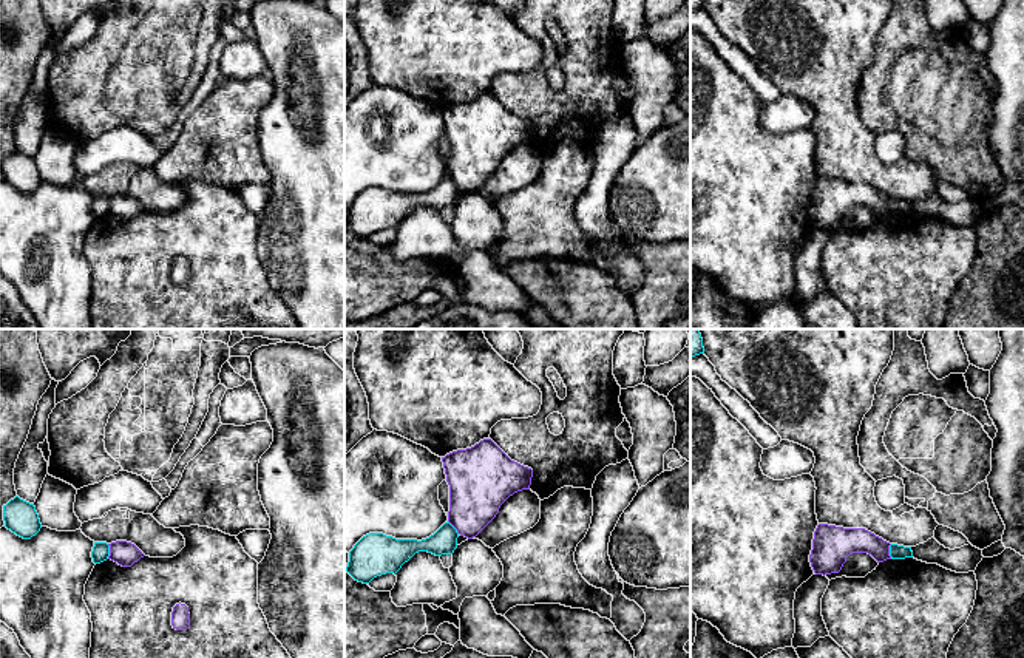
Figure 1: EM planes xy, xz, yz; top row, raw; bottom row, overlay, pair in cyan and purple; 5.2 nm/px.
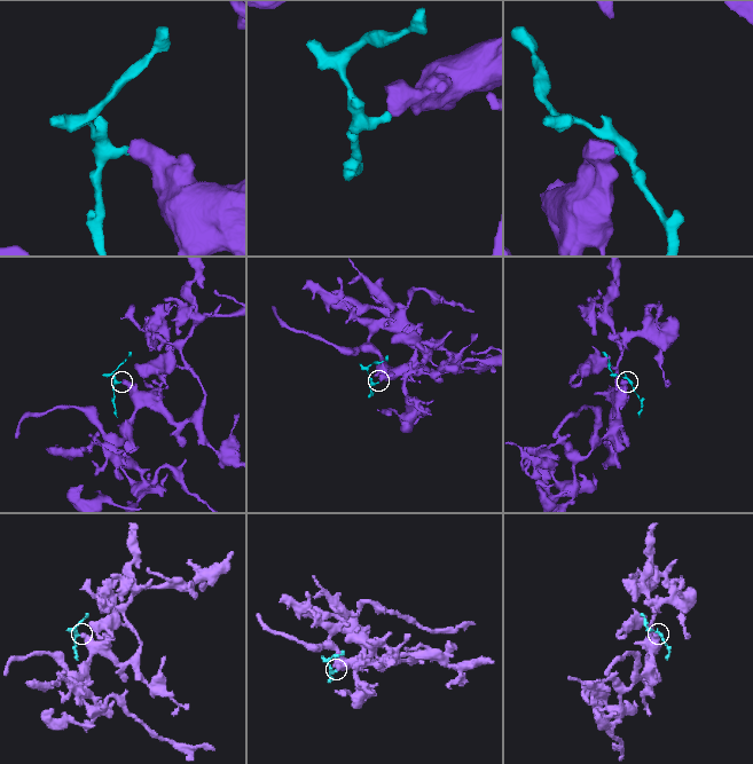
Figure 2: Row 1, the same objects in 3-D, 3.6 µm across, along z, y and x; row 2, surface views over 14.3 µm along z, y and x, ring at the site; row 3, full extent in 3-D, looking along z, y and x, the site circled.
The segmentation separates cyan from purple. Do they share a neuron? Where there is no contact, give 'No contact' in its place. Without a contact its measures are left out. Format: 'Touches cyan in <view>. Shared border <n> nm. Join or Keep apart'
Touches cyan in xy. Shared border 80 nm. Keep apart

